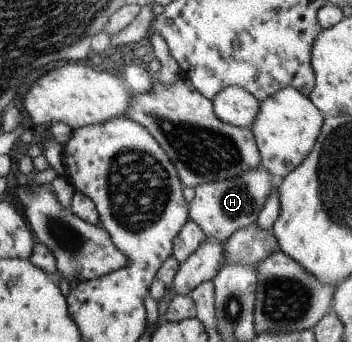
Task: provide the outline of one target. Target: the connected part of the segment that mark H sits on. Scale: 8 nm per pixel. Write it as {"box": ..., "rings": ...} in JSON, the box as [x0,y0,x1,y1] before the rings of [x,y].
{"box":[187,165,278,243],"rings":[[[262,165],[229,179],[197,184],[194,187],[194,196],[187,206],[187,216],[200,227],[206,239],[223,243],[234,231],[255,222],[262,205],[276,184],[278,179]]]}

